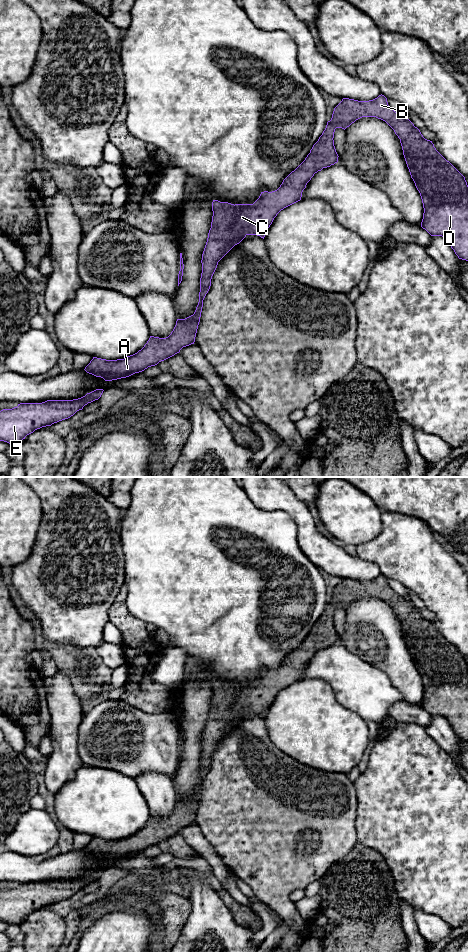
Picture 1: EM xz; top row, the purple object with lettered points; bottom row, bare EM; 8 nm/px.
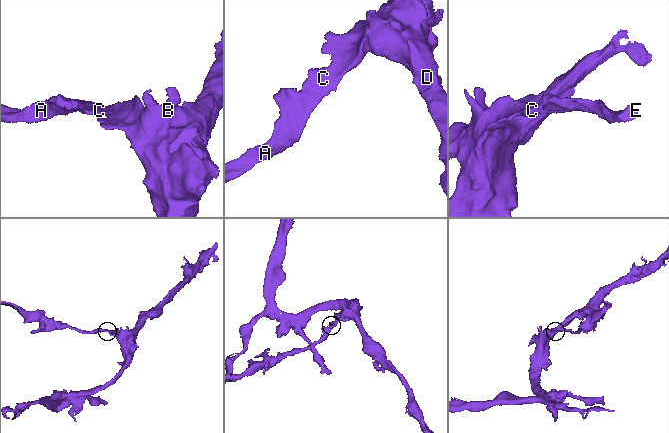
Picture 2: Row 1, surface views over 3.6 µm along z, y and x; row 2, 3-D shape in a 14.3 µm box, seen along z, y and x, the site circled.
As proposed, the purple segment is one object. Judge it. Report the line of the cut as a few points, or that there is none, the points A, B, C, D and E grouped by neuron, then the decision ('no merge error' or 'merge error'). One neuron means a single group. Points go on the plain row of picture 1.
cut none; groups A B C D E; no merge error

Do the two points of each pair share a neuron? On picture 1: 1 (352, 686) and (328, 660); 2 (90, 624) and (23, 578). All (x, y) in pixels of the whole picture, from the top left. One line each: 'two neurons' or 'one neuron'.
1: one neuron
2: one neuron

